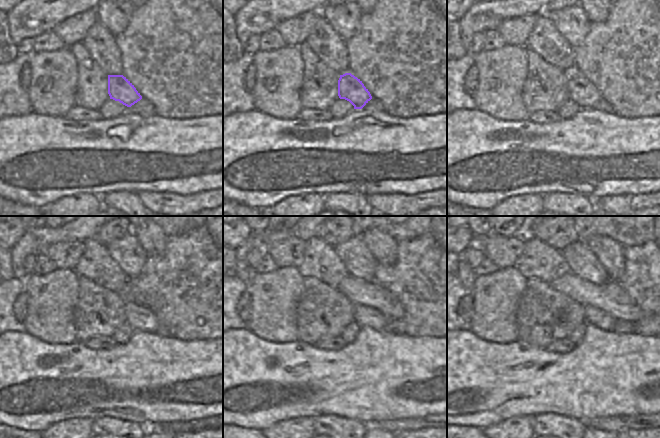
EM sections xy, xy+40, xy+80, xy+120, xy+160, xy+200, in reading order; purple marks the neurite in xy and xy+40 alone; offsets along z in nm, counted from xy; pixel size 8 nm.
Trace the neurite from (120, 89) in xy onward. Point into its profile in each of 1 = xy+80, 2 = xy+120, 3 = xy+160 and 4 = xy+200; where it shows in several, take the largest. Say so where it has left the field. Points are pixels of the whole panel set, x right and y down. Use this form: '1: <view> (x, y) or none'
1: xy+80 (580, 90)
2: xy+120 (139, 318)
3: xy+160 (364, 316)
4: xy+200 (592, 315)

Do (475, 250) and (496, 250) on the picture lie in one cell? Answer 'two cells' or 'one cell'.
two cells

